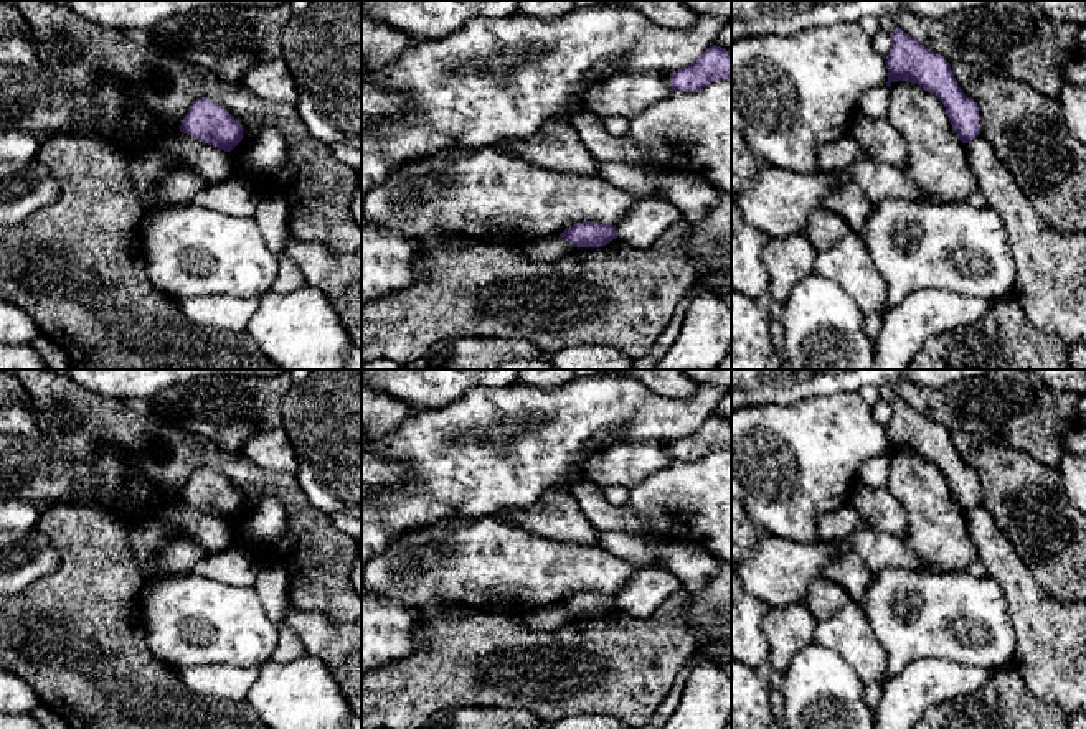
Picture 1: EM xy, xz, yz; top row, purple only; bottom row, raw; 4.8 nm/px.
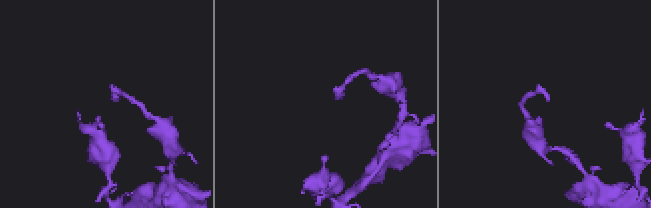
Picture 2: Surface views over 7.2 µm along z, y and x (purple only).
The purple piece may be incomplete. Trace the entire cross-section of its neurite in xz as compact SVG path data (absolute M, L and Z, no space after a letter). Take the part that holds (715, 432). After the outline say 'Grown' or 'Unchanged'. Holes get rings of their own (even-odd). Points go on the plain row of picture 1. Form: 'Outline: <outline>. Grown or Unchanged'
Outline: M713 414L688 437L670 442L670 455L675 462L696 462L730 445L731 422Z. Unchanged

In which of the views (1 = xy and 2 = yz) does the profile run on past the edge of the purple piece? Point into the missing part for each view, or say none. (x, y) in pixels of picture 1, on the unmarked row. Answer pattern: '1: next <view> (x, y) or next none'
1: next none
2: next none

